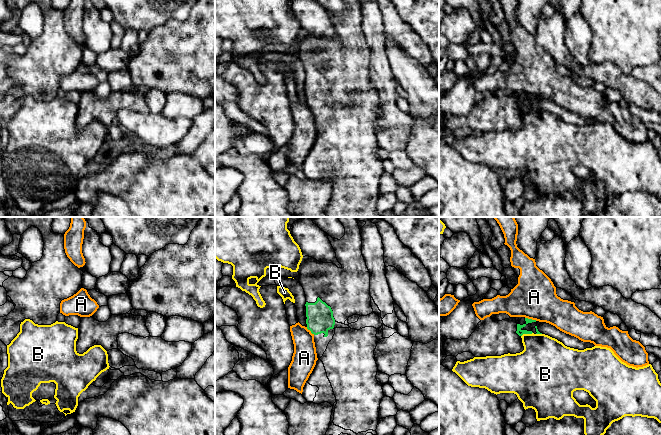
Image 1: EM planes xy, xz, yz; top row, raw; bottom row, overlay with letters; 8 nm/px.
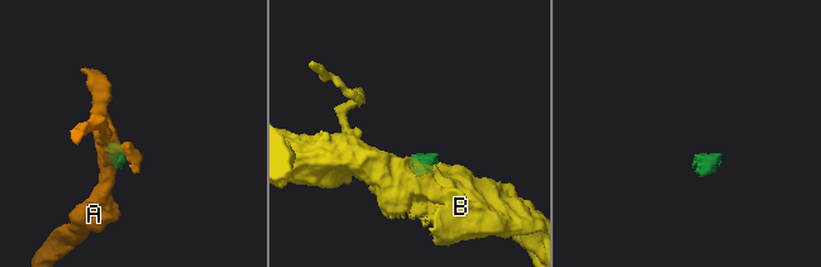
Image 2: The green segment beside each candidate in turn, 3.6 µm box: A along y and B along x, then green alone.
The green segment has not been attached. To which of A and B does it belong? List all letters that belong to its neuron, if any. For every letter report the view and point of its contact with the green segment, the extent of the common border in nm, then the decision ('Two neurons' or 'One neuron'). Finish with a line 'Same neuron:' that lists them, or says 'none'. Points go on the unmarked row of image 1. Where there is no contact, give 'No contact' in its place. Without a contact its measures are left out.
A: Touches green at yz (531, 95). Shared border 100 nm. Two neurons
B: Touches green at yz (526, 109). Shared border 100 nm. Two neurons
Same neuron: none

